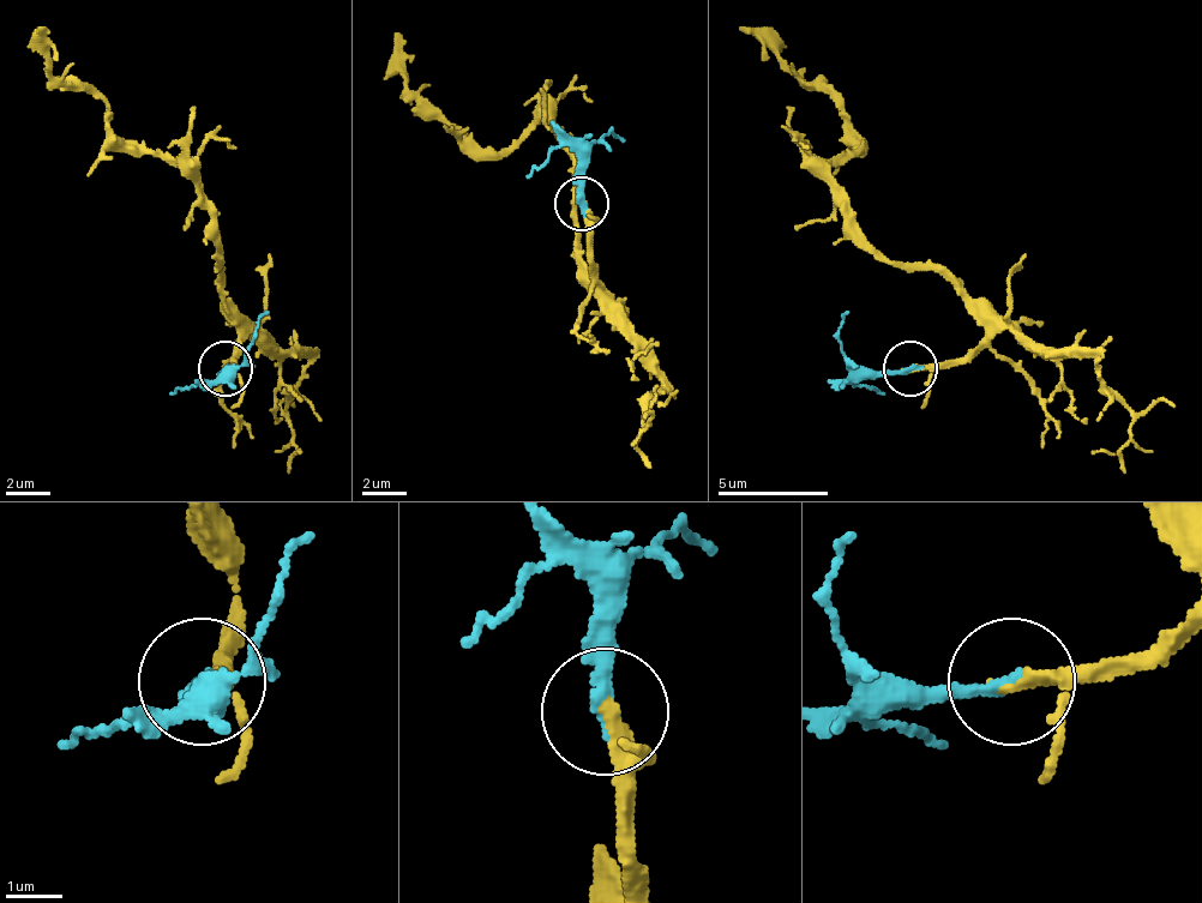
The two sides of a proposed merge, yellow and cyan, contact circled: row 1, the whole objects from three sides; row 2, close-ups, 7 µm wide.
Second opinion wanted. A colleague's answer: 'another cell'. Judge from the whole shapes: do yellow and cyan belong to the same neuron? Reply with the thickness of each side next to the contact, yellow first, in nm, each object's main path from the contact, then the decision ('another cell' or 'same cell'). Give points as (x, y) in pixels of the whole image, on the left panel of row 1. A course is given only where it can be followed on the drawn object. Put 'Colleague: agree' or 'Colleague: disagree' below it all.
190 nm thick on the yellow side, 280 nm on the other; yellow runs (223, 369), (240, 320), (223, 303), (212, 216), (152, 150), (125, 144), (108, 106), (53, 72), (36, 29); cyan runs (223, 369), (235, 369), (268, 309); same cell
Colleague: disagree

